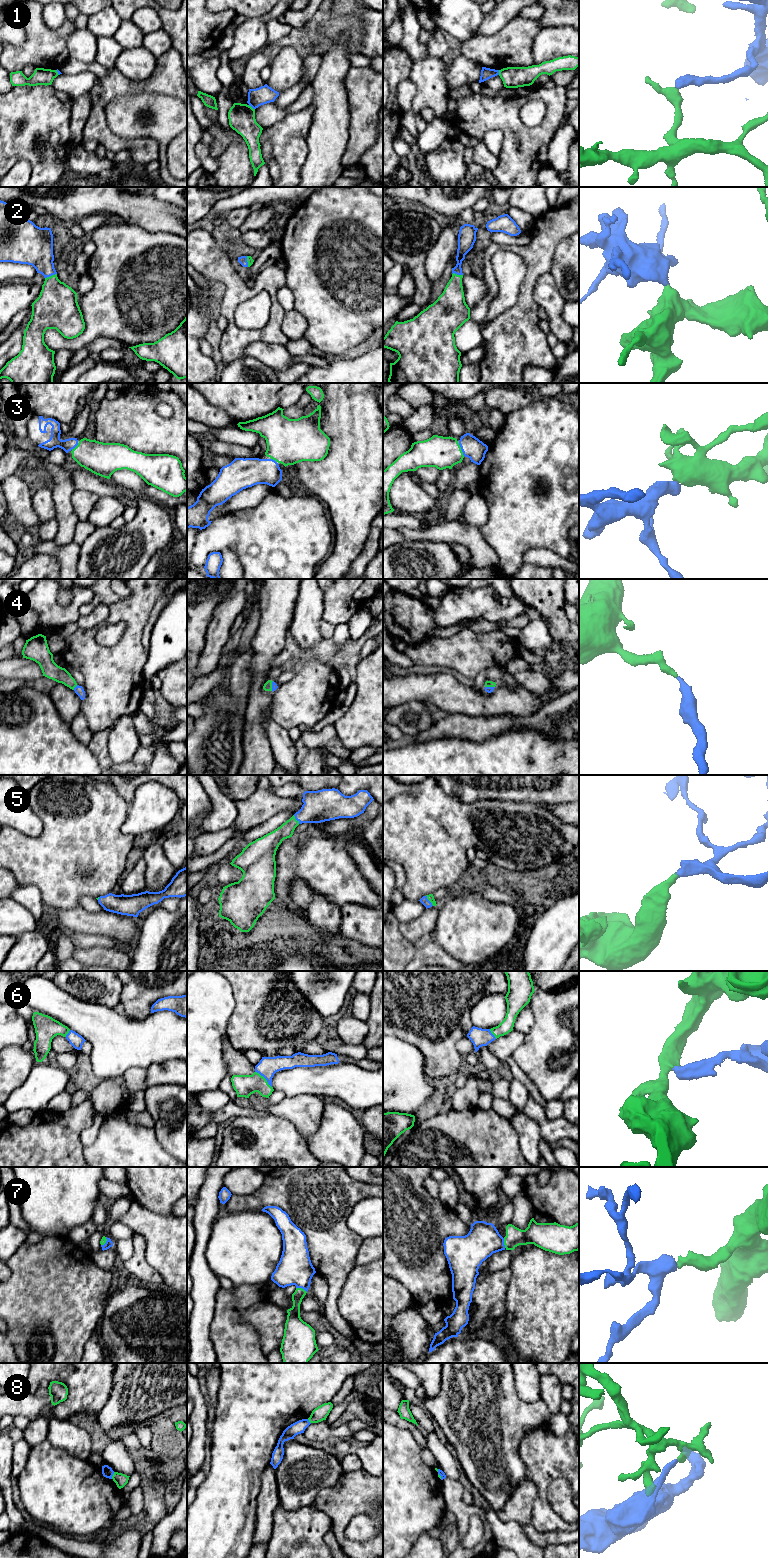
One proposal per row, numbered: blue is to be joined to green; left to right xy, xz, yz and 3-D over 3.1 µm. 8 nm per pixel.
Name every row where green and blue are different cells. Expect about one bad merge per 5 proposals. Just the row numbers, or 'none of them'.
1, 8

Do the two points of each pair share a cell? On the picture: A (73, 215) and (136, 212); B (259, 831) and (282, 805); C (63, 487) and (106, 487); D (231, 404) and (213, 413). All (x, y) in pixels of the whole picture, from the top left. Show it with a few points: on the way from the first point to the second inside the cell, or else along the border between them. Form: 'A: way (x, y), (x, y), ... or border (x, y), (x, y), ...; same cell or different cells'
A: way (89, 205), (120, 205); same cell
B: border (294, 813), (288, 810), (280, 811), (251, 828); different cells
C: border (70, 473), (75, 488); different cells
D: border (202, 396), (211, 404), (222, 408), (238, 422); different cells

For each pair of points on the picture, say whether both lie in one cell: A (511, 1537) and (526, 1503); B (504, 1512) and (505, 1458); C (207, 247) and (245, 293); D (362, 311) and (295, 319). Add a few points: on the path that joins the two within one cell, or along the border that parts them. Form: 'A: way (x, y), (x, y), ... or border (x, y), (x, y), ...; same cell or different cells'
A: border (496, 1512), (503, 1521), (515, 1521), (531, 1542); different cells
B: border (517, 1485), (508, 1500), (496, 1510); different cells
C: way (210, 258), (234, 282); same cell
D: border (293, 309), (306, 319), (307, 329), (303, 336); different cells

